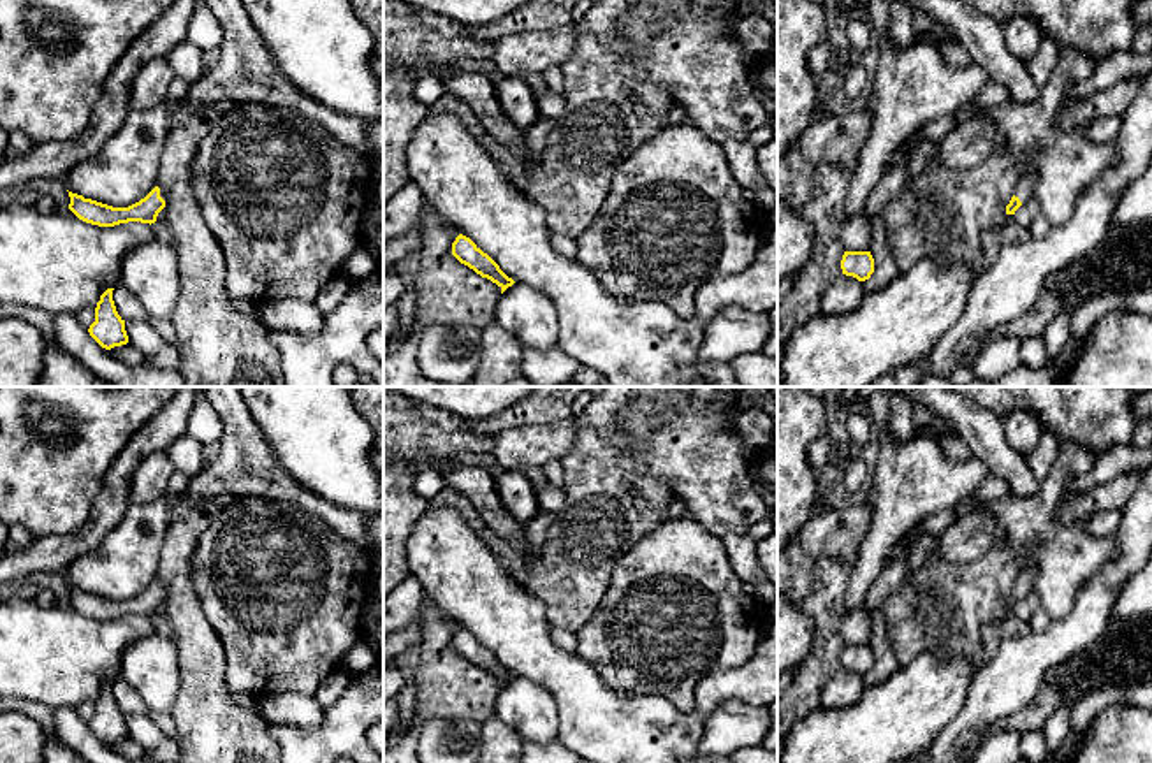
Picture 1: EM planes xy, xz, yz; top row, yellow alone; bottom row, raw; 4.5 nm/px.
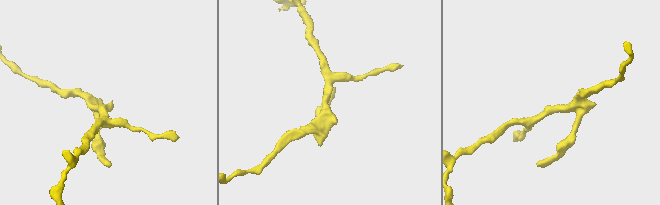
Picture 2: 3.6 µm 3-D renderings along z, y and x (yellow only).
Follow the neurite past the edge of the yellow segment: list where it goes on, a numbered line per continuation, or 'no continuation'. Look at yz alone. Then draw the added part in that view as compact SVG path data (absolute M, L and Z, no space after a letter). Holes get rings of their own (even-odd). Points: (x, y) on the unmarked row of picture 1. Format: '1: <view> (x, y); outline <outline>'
1: yz (1024, 582); outline M1027 568L1017 578L1015 591L1018 591L1022 598L1025 598L1032 589L1032 582L1034 582L1034 571Z

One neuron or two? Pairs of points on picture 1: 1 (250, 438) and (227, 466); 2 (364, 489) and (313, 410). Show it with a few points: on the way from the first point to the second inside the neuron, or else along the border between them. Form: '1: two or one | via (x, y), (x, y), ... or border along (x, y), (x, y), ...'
1: one | via (243, 445), (243, 450), (234, 459)
2: one | via (345, 470), (329, 454), (313, 429)

